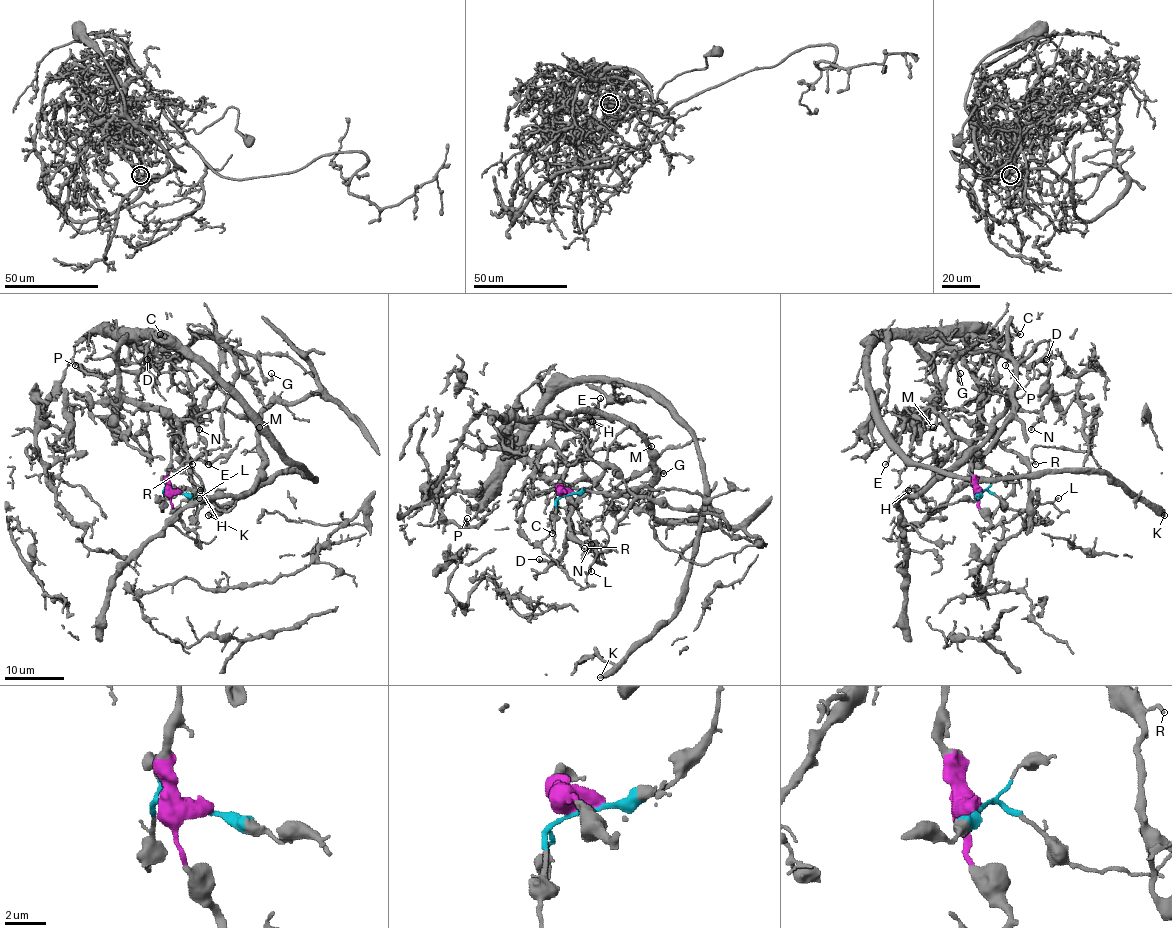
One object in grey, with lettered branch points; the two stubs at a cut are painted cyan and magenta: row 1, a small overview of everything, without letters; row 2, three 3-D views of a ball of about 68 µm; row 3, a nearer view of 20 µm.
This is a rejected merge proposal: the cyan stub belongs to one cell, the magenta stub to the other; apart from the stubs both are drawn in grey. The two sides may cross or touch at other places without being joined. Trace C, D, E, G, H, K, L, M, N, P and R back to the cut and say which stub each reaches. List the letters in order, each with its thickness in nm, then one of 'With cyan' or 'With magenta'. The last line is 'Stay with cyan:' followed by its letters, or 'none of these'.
C: Thickness 180 nm. With magenta
D: Thickness 130 nm. With magenta
E: Thickness 90 nm. With magenta
G: Thickness 160 nm. With magenta
H: Thickness 180 nm. With magenta
K: Thickness 400 nm. With magenta
L: Thickness 160 nm. With magenta
M: Thickness 170 nm. With magenta
N: Thickness 130 nm. With magenta
P: Thickness 110 nm. With magenta
R: Thickness 150 nm. With magenta
Stay with cyan: none of these

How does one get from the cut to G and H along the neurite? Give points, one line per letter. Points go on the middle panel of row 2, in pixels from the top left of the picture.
G: (567, 493), (565, 459), (550, 446), (510, 448), (513, 428), (550, 482), (610, 492), (663, 473)
H: (567, 493), (561, 483), (567, 468), (577, 459), (592, 421)

